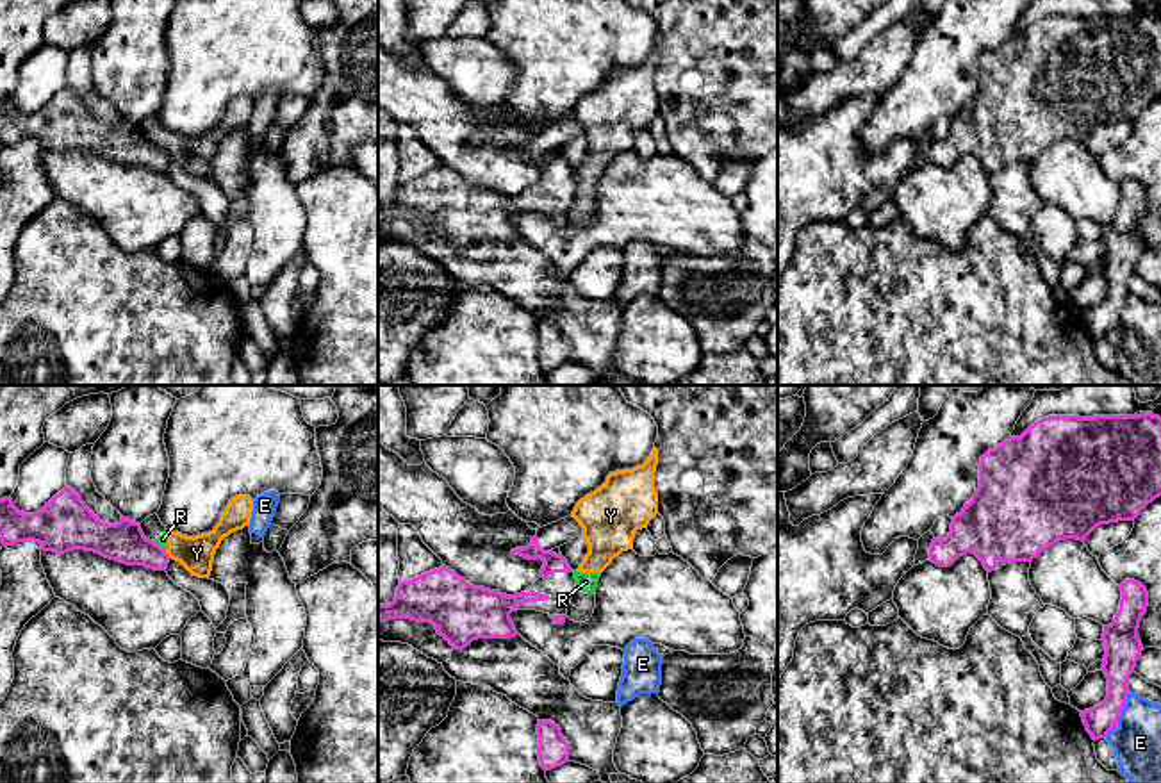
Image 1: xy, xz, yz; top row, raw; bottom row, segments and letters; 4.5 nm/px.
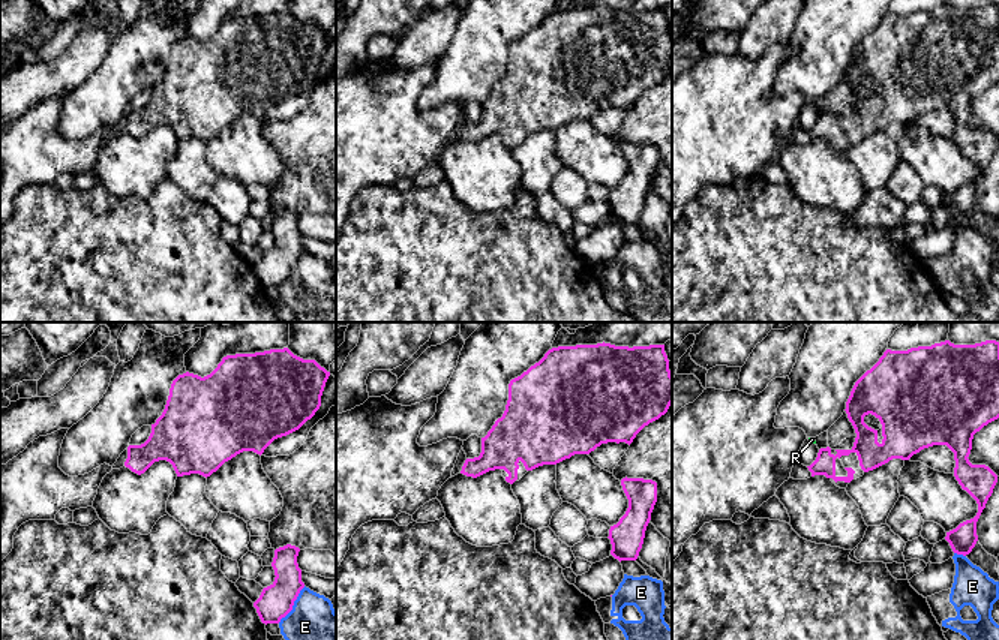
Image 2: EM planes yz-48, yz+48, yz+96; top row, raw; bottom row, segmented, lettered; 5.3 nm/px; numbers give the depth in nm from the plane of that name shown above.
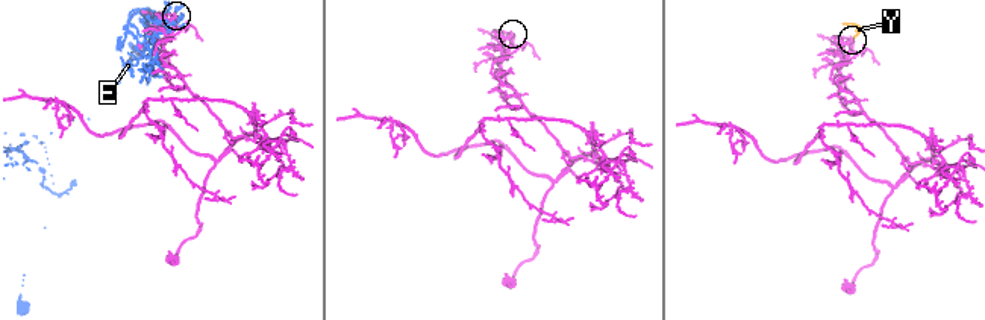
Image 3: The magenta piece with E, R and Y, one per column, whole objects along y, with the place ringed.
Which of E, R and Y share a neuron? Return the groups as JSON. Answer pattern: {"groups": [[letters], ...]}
{"groups": [["E"], ["R", "Y"]]}

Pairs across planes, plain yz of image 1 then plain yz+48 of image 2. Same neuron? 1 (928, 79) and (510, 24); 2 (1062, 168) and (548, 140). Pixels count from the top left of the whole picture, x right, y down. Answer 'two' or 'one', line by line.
1: one
2: two

